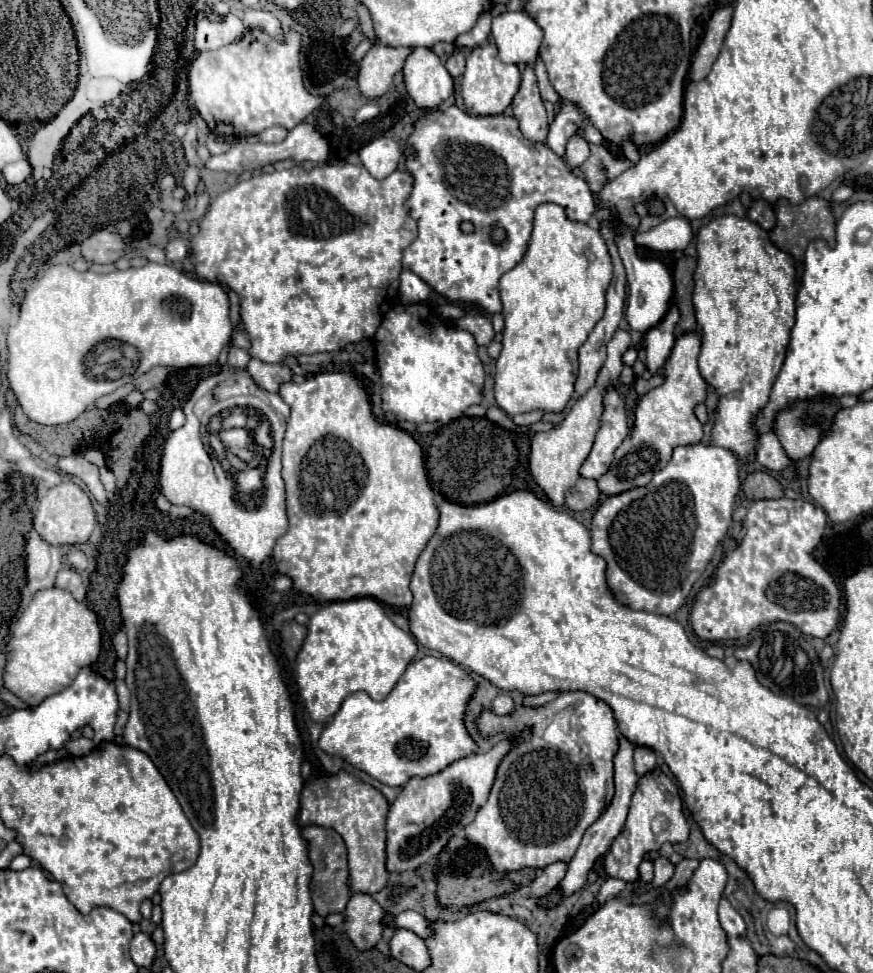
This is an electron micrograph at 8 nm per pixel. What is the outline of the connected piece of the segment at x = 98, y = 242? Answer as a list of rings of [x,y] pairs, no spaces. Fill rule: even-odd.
[[[100,230],[96,234],[92,234],[88,240],[82,242],[82,256],[88,262],[96,262],[96,264],[112,264],[118,258],[124,256],[128,244],[124,238],[120,238],[114,232],[108,230]]]

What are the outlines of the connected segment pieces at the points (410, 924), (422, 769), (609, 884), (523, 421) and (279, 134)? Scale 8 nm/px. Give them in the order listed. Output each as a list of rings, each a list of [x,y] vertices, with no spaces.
[[[414,910],[398,914],[394,922],[396,922],[396,928],[408,928],[408,930],[416,932],[420,938],[430,938],[432,936],[432,928],[426,922],[426,918],[422,914],[414,912]]]
[[[424,656],[406,668],[398,684],[392,688],[392,692],[382,702],[372,700],[366,692],[350,694],[342,702],[332,722],[326,724],[318,746],[326,754],[342,758],[350,766],[366,772],[368,776],[376,778],[378,782],[386,786],[404,786],[412,776],[436,774],[444,770],[448,764],[452,764],[454,760],[476,752],[478,746],[468,736],[464,722],[462,722],[464,708],[472,694],[474,694],[474,680],[458,664],[450,662],[448,658]]]
[[[608,878],[599,890],[599,904],[605,904],[605,902],[607,902],[607,897],[617,896],[620,892],[622,892],[622,890],[624,890],[624,886],[626,886],[626,882],[622,882],[622,880],[618,880],[618,878]]]
[[[534,410],[534,412],[526,412],[526,414],[516,414],[512,416],[512,420],[520,426],[530,426],[530,424],[536,424],[538,420],[542,418],[542,412],[540,410]]]
[[[274,126],[274,128],[264,130],[264,132],[260,134],[260,138],[262,138],[262,142],[282,142],[286,134],[288,134],[286,128],[282,128],[282,126]]]

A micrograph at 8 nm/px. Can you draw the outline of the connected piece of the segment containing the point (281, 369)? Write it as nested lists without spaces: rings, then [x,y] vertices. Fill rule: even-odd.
[[[256,358],[248,362],[248,374],[256,380],[258,386],[262,386],[268,392],[276,392],[280,384],[290,382],[294,376],[294,372],[284,364],[266,364]]]

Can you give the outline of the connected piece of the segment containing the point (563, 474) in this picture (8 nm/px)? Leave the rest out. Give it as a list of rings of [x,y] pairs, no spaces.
[[[618,330],[614,334],[614,338],[608,342],[608,358],[602,364],[602,368],[598,370],[594,386],[574,402],[574,406],[564,416],[564,420],[560,422],[558,428],[554,428],[550,432],[536,432],[530,438],[532,440],[532,446],[530,446],[532,448],[532,452],[530,452],[530,472],[532,472],[534,480],[538,482],[538,486],[552,500],[554,506],[564,504],[566,490],[572,488],[576,484],[576,480],[580,478],[578,468],[582,466],[582,462],[590,454],[590,448],[594,444],[594,436],[596,436],[596,432],[600,428],[600,416],[604,412],[604,394],[606,394],[608,388],[618,384],[620,372],[624,368],[622,354],[628,348],[630,348],[630,334],[626,330]]]

